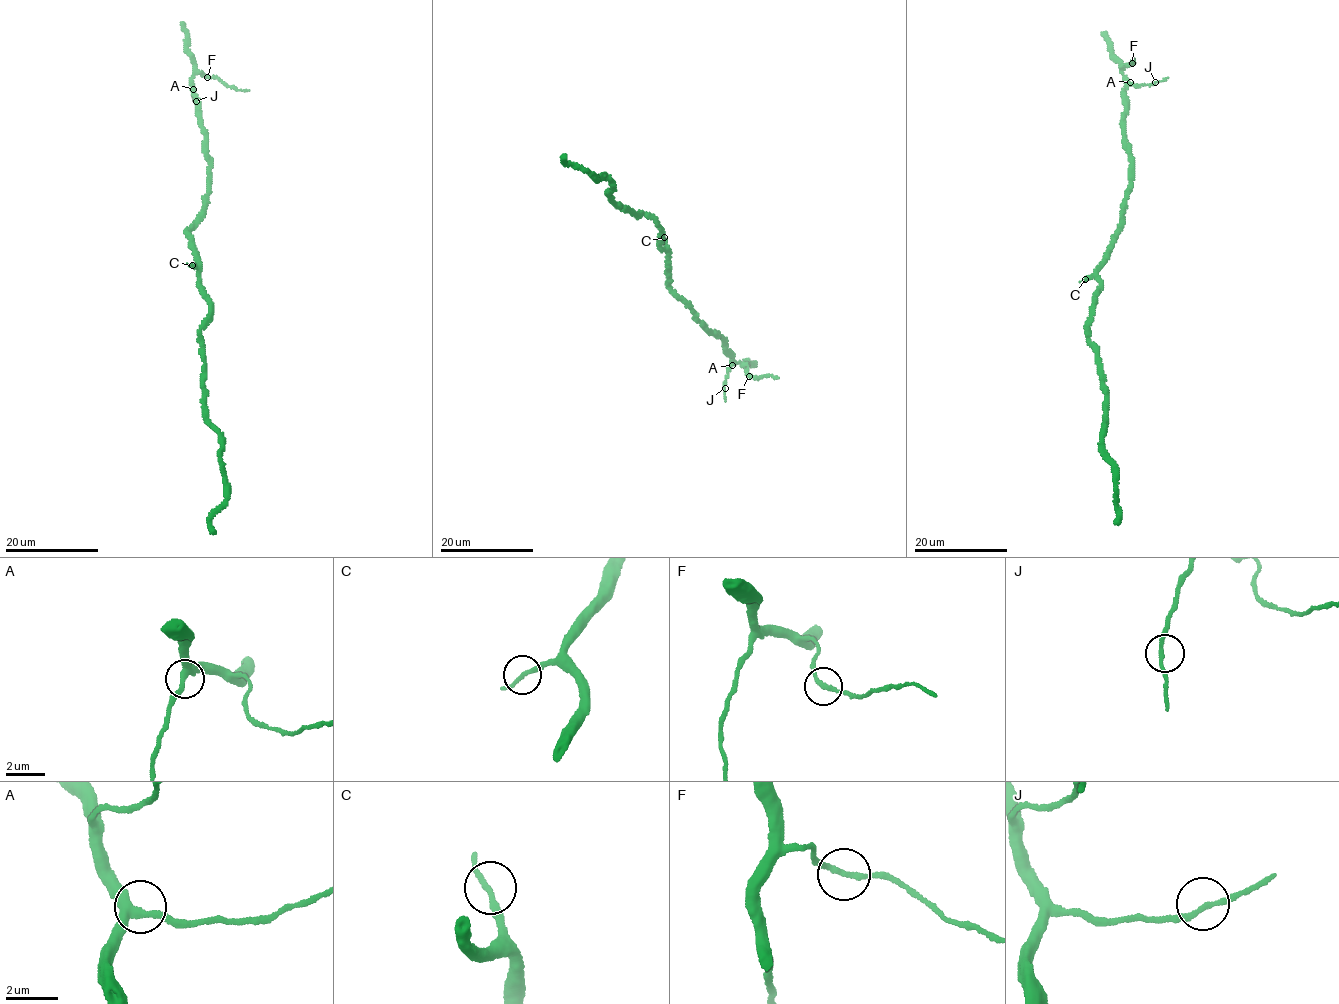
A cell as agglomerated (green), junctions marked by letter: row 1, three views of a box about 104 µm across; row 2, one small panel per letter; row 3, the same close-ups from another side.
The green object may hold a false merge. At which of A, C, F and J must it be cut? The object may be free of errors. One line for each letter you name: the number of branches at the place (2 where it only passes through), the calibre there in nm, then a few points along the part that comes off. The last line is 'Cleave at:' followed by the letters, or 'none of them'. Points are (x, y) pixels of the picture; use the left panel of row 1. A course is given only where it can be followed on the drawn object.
Cleave at: none of them

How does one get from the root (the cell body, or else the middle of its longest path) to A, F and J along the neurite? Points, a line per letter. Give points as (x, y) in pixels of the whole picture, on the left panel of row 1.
A: (199, 266), (189, 229), (203, 208), (208, 192), (210, 161), (199, 117), (199, 99), (193, 89)
F: (199, 266), (189, 229), (203, 208), (210, 161), (192, 80), (198, 72), (208, 77)
J: (199, 266), (189, 229), (203, 208), (208, 192), (210, 161), (199, 117), (199, 99), (192, 90), (196, 101)

